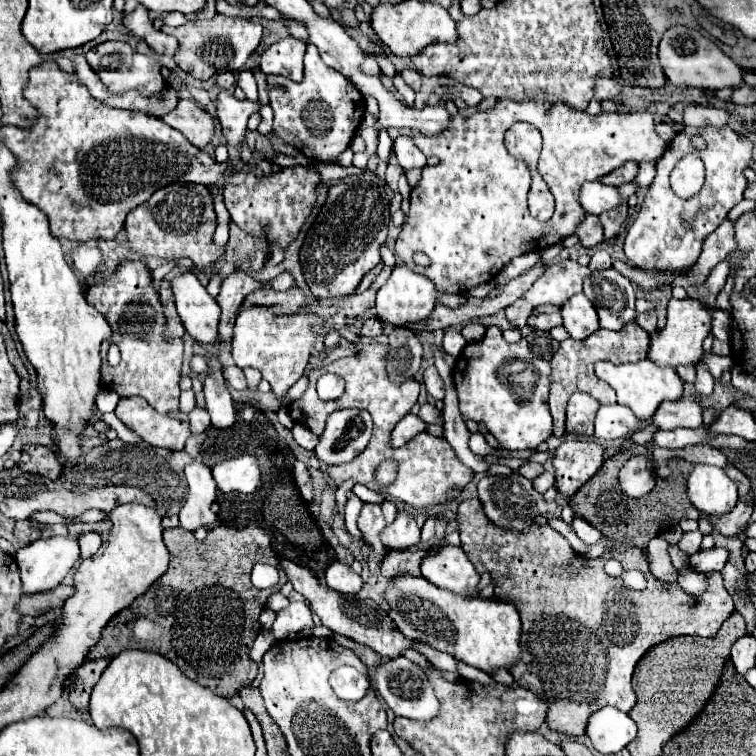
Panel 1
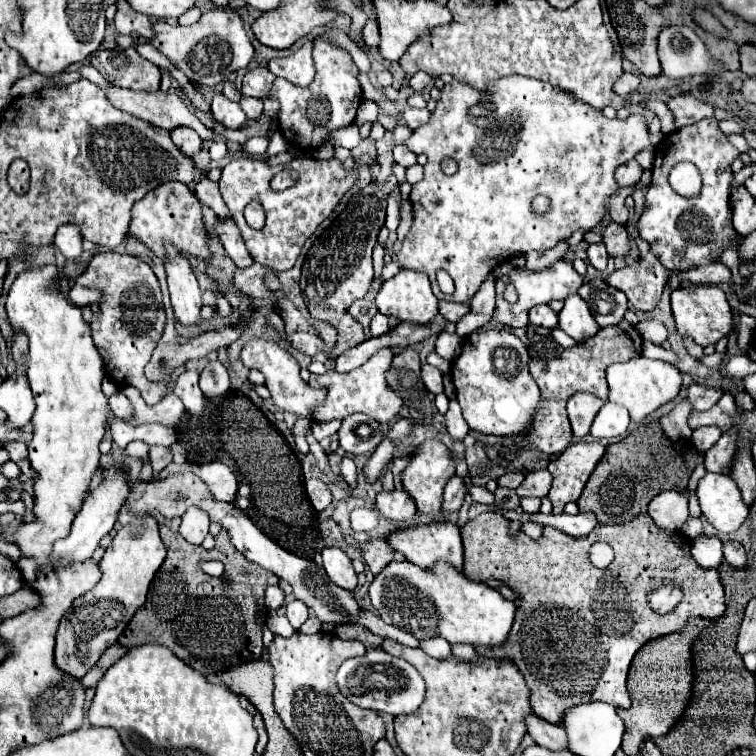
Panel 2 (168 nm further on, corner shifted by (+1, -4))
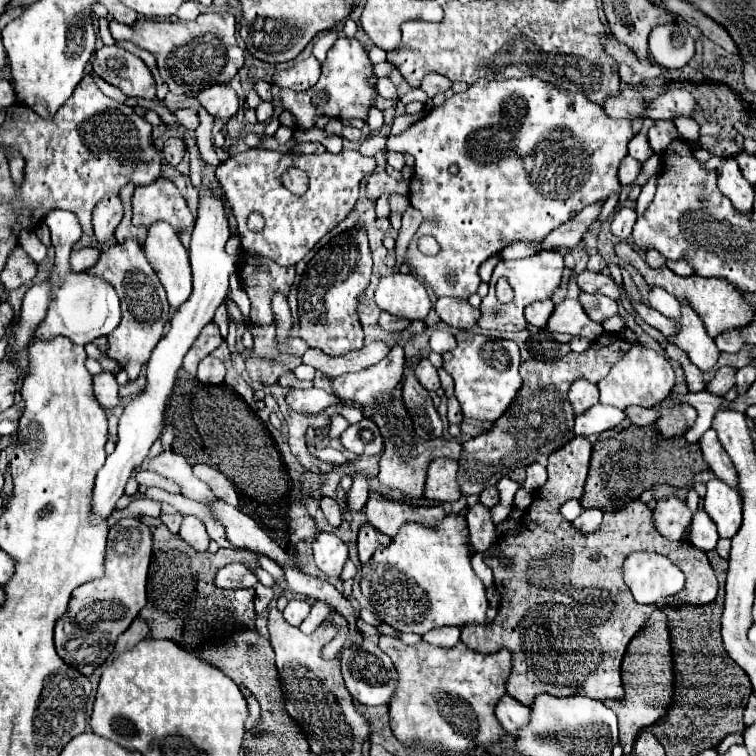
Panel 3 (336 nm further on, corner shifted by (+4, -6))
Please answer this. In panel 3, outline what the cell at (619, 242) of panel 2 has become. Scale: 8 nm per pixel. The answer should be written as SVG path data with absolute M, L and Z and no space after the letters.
M618 243L616 245L616 255L622 259L622 261L628 261L632 263L640 275L644 277L644 281L648 285L660 285L664 287L668 293L676 295L678 299L686 299L688 303L692 303L692 307L698 311L700 319L704 321L704 327L708 331L710 337L716 337L720 335L722 331L726 329L734 329L734 327L744 327L746 323L752 321L754 317L754 307L746 301L744 293L740 287L736 287L734 283L726 281L726 279L720 279L720 277L712 277L712 279L706 279L706 277L700 277L700 275L690 275L690 277L680 277L676 273L672 273L668 267L660 267L660 269L654 269L650 267L634 249L630 249L626 243Z

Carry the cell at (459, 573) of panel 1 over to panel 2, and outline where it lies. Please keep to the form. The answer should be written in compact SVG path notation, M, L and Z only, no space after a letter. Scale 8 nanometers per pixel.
M439 523L397 531L389 537L389 545L425 571L435 569L439 561L463 571L463 545L457 525Z

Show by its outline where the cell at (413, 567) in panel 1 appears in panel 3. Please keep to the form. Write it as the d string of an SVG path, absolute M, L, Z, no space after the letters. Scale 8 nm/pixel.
M364 523L360 527L360 533L358 533L358 553L360 553L360 563L366 563L370 561L370 557L374 555L376 547L380 545L380 537L386 537L382 535L376 527L372 527L370 523Z

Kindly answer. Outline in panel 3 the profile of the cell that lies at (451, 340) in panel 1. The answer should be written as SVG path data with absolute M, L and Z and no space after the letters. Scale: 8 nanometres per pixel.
M432 331L430 335L430 349L434 353L446 353L446 351L452 351L456 347L456 339L452 333L448 331Z

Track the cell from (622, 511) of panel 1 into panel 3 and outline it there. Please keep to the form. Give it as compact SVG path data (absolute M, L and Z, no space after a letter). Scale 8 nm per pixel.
M630 425L614 437L594 443L590 471L580 503L584 509L598 507L602 511L616 511L618 507L624 507L628 499L638 499L642 491L658 483L668 483L678 489L690 487L694 483L694 475L706 467L708 465L698 443L688 443L684 437L658 441L654 427Z

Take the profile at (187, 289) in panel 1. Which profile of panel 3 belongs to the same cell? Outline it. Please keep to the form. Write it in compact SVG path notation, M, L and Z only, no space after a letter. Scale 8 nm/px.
M164 221L152 223L142 249L160 283L164 285L170 305L174 309L180 307L190 297L192 275L188 251L182 245L178 233Z

